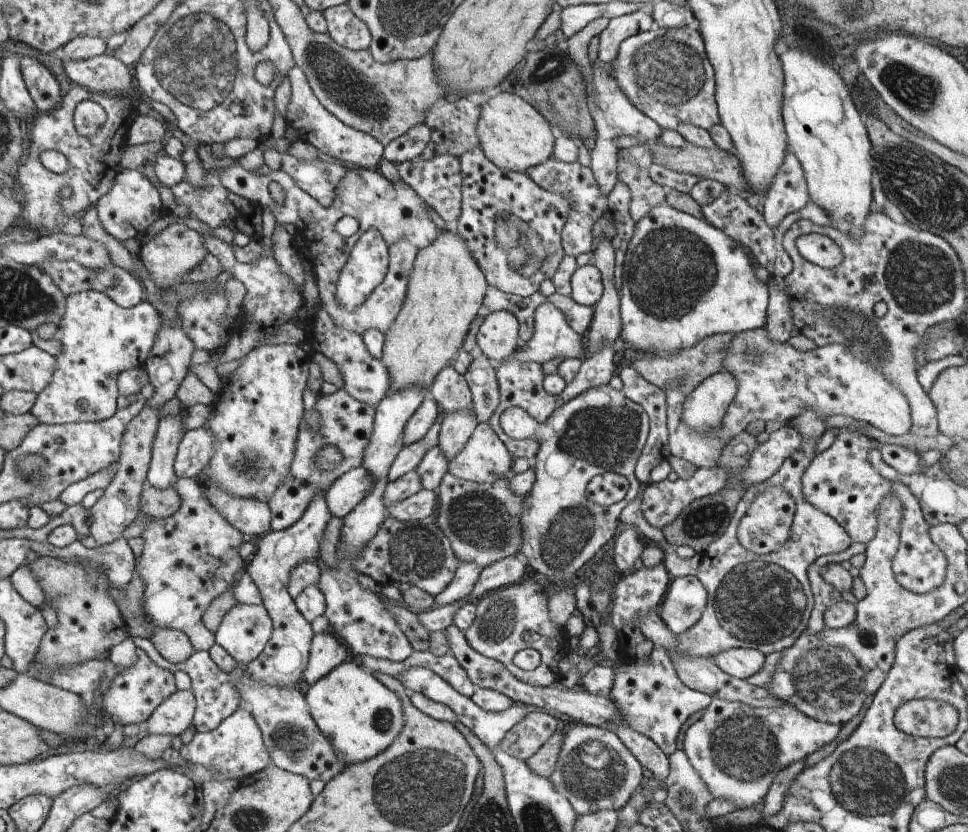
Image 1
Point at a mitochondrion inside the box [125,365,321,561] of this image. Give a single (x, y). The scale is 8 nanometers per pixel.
(250, 466)

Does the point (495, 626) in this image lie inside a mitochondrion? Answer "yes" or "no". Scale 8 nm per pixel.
yes

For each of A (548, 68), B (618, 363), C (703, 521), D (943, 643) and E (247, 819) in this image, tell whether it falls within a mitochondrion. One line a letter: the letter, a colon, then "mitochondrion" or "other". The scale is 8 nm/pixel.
A: mitochondrion
B: other
C: mitochondrion
D: other
E: mitochondrion

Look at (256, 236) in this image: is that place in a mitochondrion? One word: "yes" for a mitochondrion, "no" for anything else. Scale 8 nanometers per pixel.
no

